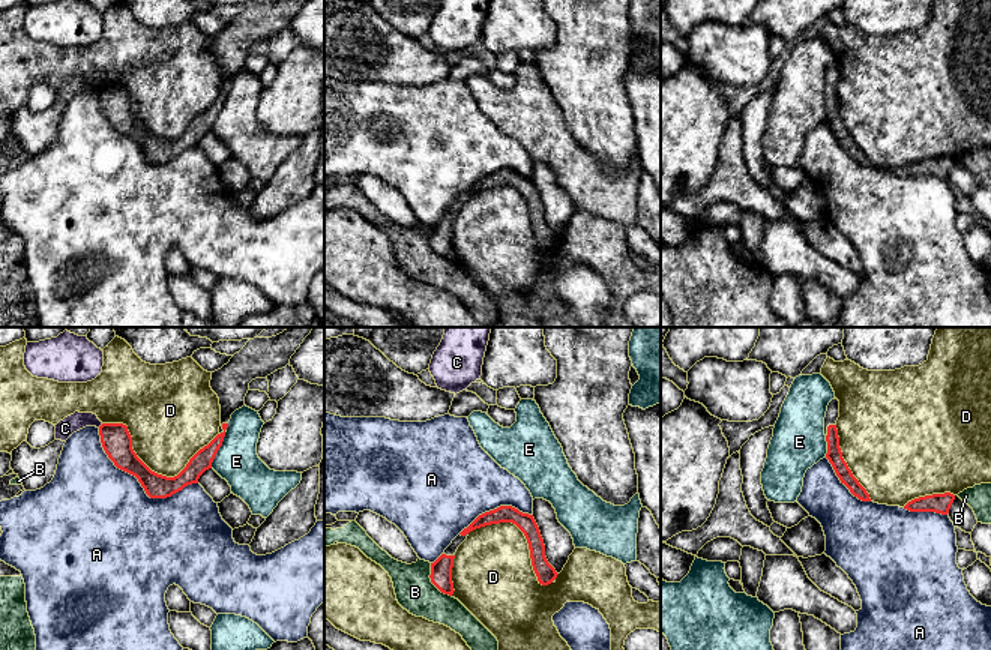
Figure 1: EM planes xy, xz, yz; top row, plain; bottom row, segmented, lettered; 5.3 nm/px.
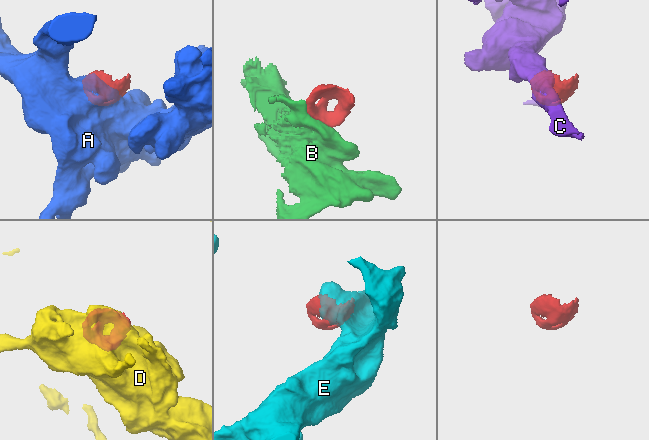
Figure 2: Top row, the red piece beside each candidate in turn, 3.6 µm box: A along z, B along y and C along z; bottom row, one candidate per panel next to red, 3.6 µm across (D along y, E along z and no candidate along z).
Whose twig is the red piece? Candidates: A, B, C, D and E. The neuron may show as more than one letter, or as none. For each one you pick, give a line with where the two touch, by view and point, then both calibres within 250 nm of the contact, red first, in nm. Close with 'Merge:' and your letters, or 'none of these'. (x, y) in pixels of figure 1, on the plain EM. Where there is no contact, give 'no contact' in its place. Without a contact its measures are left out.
Merge: none of these

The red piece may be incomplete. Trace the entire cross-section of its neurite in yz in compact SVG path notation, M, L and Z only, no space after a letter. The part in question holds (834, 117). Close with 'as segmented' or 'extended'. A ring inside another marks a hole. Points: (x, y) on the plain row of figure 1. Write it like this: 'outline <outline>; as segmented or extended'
outline M835 62L829 66L824 81L824 99L827 105L826 122L832 128L841 147L844 147L854 161L857 161L862 165L871 165L869 158L853 140L851 134L848 132L847 126L842 122L838 93L836 93L838 81L839 81L839 65Z; extended

